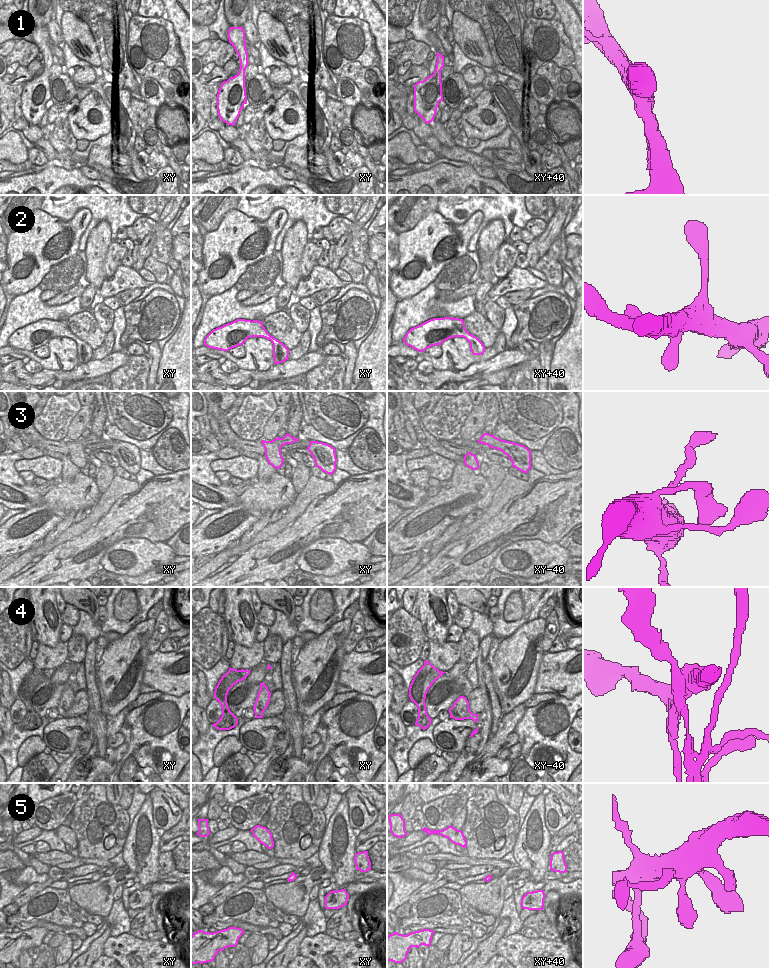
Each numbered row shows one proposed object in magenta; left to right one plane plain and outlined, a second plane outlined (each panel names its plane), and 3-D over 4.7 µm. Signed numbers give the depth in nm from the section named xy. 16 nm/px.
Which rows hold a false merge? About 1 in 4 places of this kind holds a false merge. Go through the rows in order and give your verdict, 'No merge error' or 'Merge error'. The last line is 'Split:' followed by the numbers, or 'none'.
1: No merge error
2: No merge error
3: No merge error
4: Merge error
5: No merge error
Split: 4.

